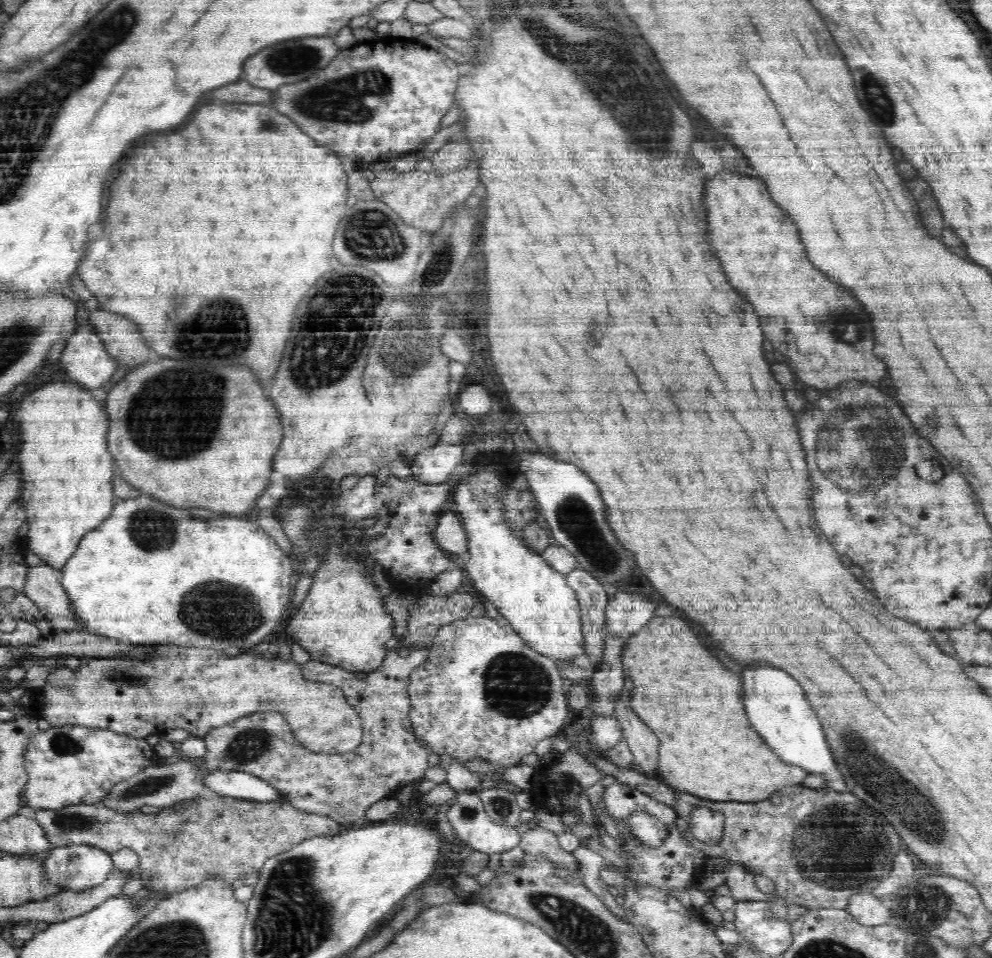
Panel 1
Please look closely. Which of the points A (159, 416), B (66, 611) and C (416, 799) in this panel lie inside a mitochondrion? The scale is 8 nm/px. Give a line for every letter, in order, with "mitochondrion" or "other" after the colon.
A: mitochondrion
B: other
C: other

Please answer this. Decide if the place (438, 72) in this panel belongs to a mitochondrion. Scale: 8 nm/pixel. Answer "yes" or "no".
no

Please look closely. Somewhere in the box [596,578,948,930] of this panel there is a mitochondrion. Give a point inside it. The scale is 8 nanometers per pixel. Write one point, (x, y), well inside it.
(839, 845)

